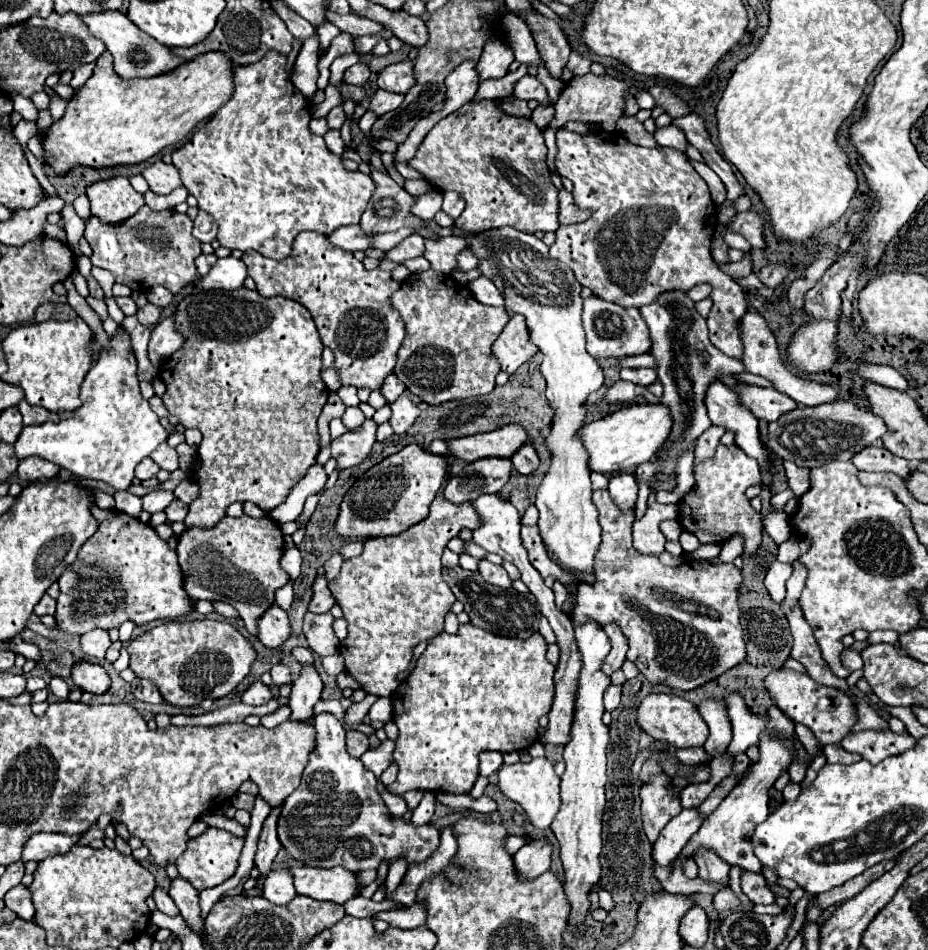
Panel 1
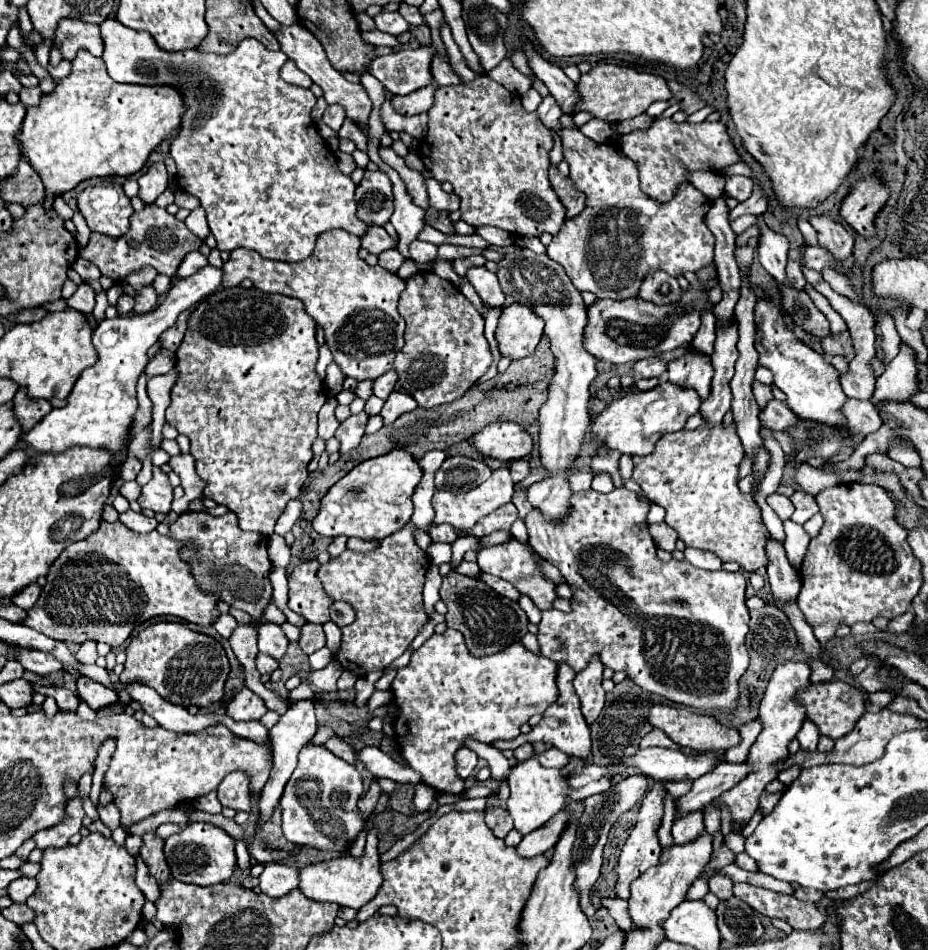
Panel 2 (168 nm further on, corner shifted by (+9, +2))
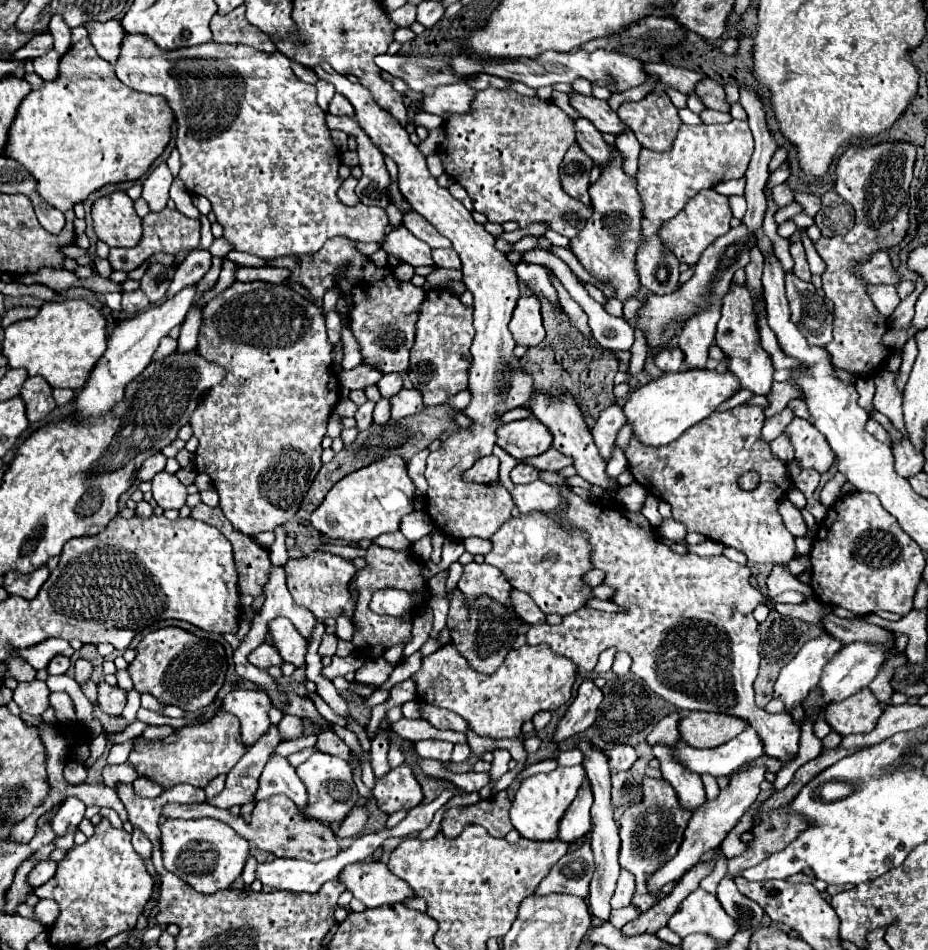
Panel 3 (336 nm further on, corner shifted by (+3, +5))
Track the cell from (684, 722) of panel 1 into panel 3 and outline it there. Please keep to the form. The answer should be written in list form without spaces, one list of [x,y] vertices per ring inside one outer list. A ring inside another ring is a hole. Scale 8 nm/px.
[[[689,713],[679,721],[679,735],[687,745],[705,749],[719,747],[745,729],[745,721],[721,713]]]

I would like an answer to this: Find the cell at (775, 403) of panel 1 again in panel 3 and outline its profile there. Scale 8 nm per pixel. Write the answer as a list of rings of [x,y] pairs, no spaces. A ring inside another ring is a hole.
[[[793,417],[793,421],[785,427],[783,435],[789,437],[795,449],[795,459],[801,463],[803,469],[813,467],[819,473],[825,473],[833,465],[835,455],[827,439],[807,419]]]

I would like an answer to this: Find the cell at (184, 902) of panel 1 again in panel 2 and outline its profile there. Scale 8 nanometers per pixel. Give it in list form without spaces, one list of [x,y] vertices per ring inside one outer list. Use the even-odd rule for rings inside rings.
[[[155,832],[143,834],[143,846],[141,846],[139,854],[147,862],[151,874],[157,878],[157,882],[167,882],[171,878],[169,866],[163,856],[163,838],[159,838]]]

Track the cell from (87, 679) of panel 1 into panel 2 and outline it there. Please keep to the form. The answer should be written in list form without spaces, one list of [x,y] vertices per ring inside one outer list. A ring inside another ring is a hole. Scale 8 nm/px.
[[[85,676],[77,680],[77,690],[79,690],[79,698],[87,702],[93,710],[101,710],[105,706],[113,706],[119,702],[119,696],[115,690]]]

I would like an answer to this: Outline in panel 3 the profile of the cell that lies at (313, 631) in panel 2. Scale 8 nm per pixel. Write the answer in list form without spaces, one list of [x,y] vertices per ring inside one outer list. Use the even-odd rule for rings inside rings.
[[[325,633],[321,639],[321,645],[319,645],[319,655],[321,657],[335,655],[335,647],[337,647],[337,637],[333,633]]]

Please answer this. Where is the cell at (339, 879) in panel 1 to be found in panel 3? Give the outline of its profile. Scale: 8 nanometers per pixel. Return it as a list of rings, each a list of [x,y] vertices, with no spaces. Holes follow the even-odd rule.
[[[383,861],[351,863],[339,873],[339,881],[355,899],[371,909],[413,897],[413,889],[393,875]]]

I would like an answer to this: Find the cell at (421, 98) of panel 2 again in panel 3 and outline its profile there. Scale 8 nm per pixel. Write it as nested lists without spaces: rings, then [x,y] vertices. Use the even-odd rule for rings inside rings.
[[[465,81],[455,83],[455,85],[439,85],[433,95],[423,95],[421,111],[447,119],[451,113],[469,111],[469,103],[473,95],[475,91],[469,89]]]

